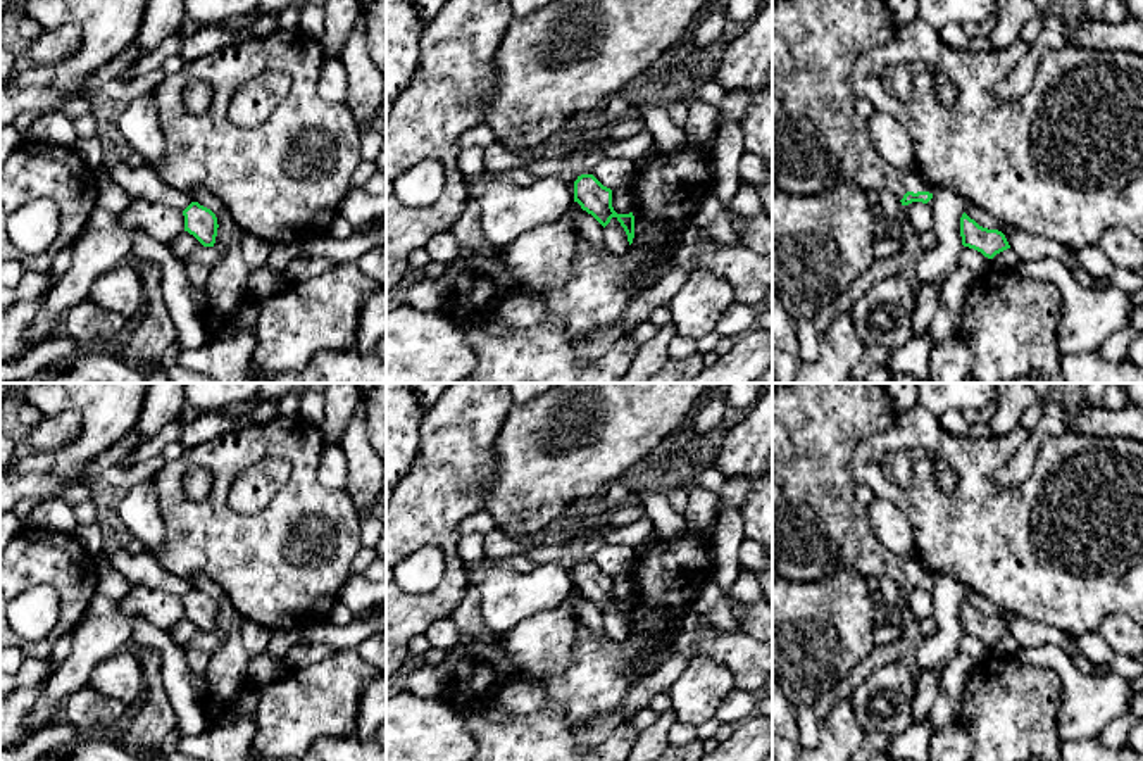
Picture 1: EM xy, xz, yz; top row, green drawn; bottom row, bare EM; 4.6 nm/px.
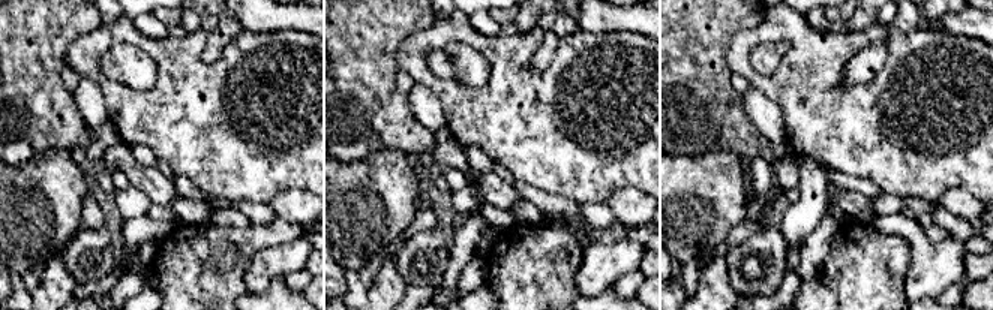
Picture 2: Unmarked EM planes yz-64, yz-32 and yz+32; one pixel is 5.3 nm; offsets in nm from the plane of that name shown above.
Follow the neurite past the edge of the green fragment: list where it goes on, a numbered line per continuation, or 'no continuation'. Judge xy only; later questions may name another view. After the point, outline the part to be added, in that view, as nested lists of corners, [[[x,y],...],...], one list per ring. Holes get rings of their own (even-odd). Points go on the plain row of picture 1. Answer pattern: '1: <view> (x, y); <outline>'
no continuation

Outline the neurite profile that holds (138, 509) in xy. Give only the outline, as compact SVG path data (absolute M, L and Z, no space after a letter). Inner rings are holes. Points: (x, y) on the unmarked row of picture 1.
M152 480L131 487L117 502L117 513L128 531L138 538L147 550L157 550L162 545L164 521Z

